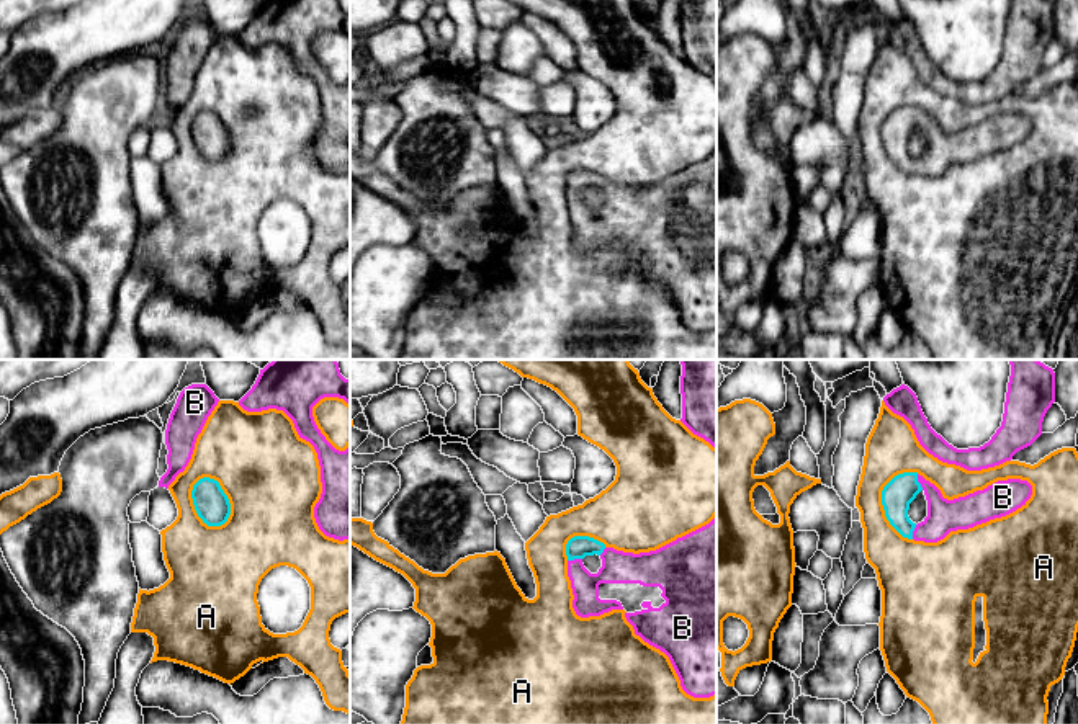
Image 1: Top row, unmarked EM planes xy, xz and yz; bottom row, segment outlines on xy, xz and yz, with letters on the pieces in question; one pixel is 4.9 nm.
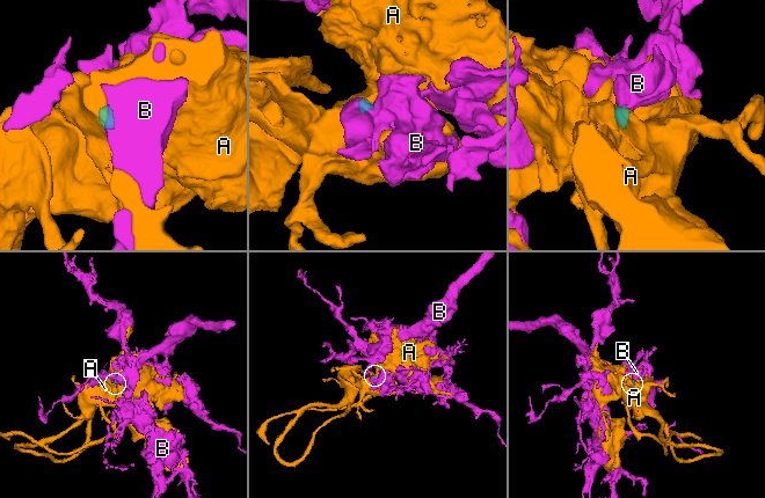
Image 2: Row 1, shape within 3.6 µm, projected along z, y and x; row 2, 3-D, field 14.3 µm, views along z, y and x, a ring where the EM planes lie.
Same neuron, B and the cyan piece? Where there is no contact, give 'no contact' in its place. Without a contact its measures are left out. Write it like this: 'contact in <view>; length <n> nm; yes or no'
contact in yz; length 90 nm; yes

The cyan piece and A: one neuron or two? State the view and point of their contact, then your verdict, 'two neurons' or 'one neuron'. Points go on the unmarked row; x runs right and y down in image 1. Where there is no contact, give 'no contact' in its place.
meets cyan in xy at (226, 131); two neurons

